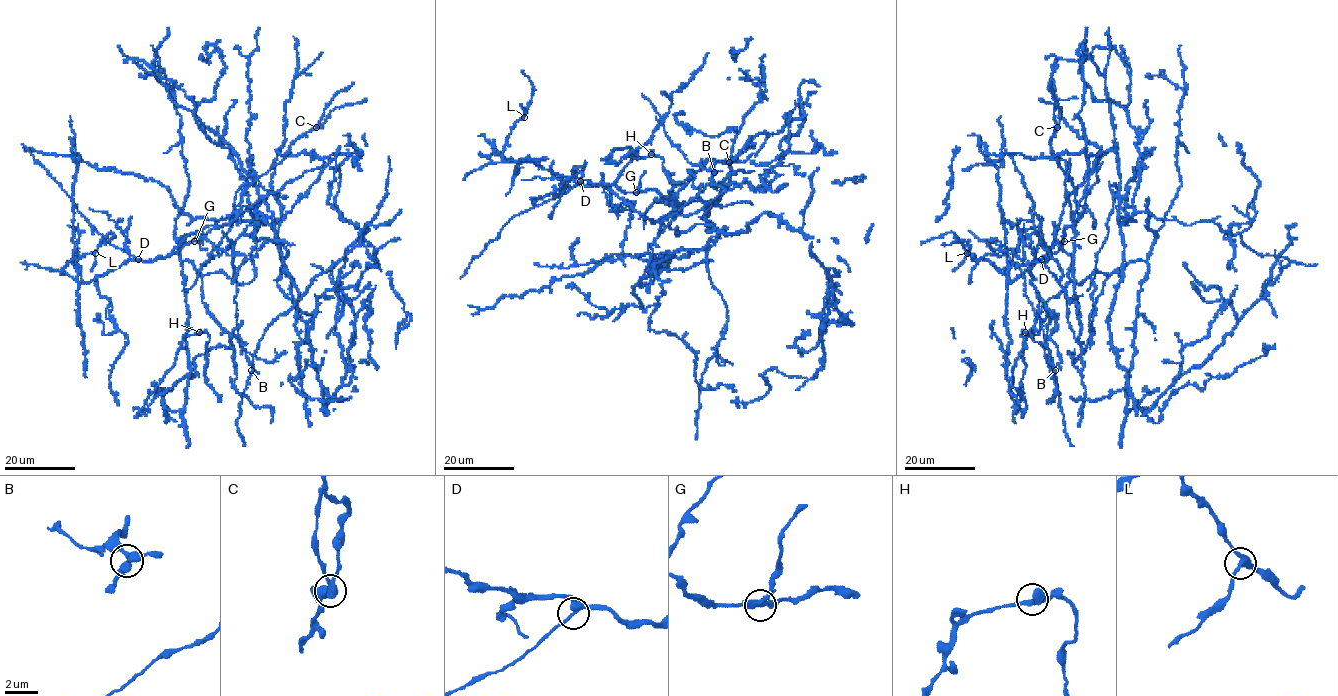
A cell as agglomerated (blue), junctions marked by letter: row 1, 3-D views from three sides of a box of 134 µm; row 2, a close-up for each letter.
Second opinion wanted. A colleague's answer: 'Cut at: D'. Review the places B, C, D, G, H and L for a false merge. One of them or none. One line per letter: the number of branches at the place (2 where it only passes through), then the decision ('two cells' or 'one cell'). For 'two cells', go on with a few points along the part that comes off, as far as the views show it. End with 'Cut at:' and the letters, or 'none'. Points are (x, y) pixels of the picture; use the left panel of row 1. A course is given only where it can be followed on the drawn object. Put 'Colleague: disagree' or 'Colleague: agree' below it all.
B: branches 3; one cell
C: branches 3; one cell
D: branches 3; two cells; course (138, 259), (107, 242), (78, 210), (61, 186), (21, 143)
G: branches 3; one cell
H: branches 3; one cell
L: branches 3; one cell
Cut at: D
Colleague: agree

